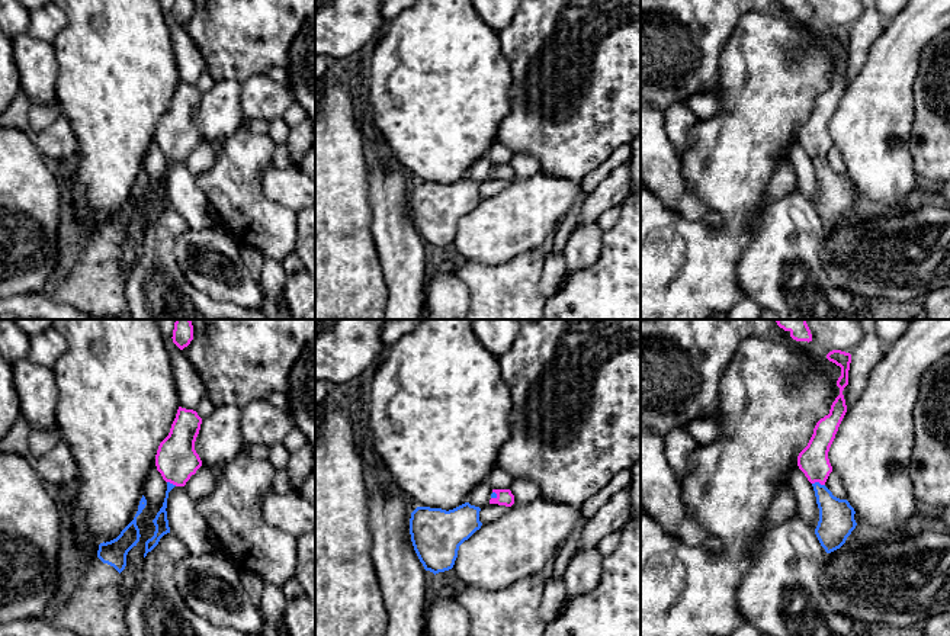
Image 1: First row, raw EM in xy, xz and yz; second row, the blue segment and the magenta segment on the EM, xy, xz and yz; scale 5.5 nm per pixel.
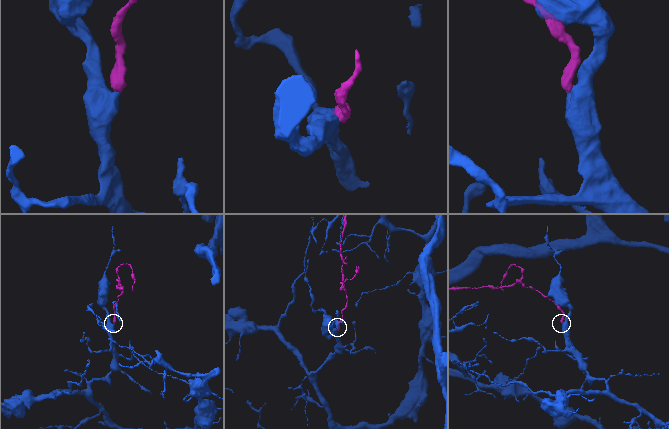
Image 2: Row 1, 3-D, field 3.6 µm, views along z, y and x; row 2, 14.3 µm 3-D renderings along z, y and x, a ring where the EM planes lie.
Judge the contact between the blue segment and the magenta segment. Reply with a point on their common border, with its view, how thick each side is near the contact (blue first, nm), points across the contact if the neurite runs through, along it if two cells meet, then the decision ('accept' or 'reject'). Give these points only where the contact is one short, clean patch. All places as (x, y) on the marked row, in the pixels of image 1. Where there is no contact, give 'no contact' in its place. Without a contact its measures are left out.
contact yz (818, 482); calibres 190 and 170 nm; way yz (837, 522), (818, 482), (817, 466), (812, 461); accept

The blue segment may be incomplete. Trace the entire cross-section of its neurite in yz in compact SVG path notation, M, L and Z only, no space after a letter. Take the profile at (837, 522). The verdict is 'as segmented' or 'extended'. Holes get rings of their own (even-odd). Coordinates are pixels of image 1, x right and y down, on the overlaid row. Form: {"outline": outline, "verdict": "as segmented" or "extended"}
{"outline": "M832 350L827 354L827 359L841 367L841 376L837 380L840 395L832 402L829 414L816 423L808 446L797 456L797 466L815 491L819 508L819 521L815 534L825 552L831 553L845 543L857 523L854 520L856 511L850 502L834 497L825 486L832 472L828 452L847 412L843 391L848 385L851 354Z", "verdict": "extended"}

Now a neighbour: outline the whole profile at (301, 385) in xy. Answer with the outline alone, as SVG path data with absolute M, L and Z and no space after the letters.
M315 337L299 353L288 379L288 409L293 427L315 452Z

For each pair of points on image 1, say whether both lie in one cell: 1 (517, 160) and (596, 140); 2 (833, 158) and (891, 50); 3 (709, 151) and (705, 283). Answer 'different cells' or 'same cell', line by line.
1: different cells
2: different cells
3: same cell

